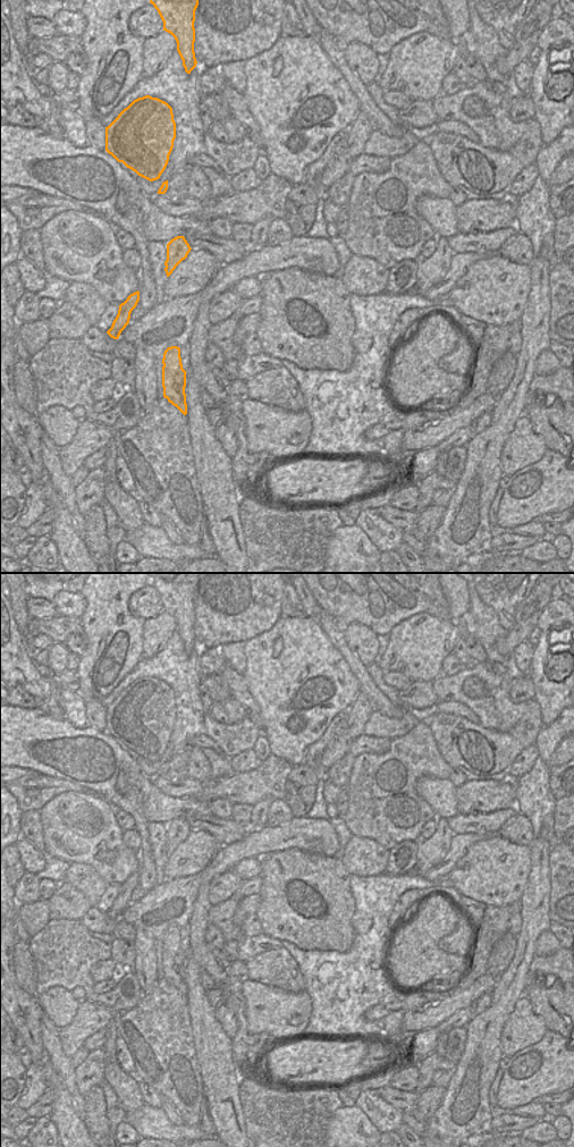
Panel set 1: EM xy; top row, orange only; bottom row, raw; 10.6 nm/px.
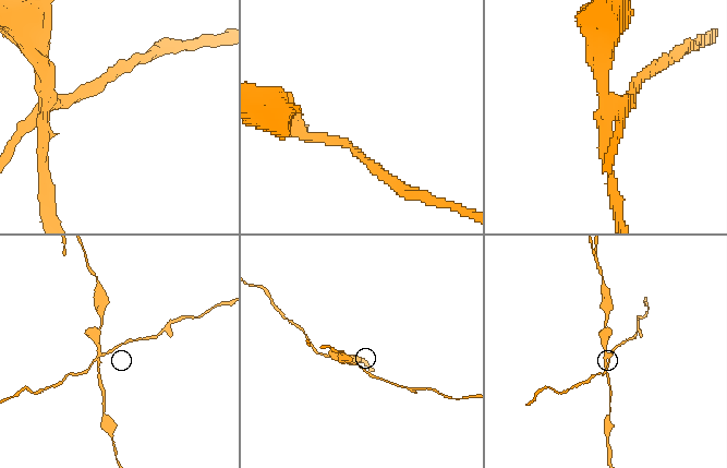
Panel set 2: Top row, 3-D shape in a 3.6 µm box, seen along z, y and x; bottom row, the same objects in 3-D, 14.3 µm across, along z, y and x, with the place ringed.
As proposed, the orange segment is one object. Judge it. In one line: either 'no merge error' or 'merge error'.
merge error

